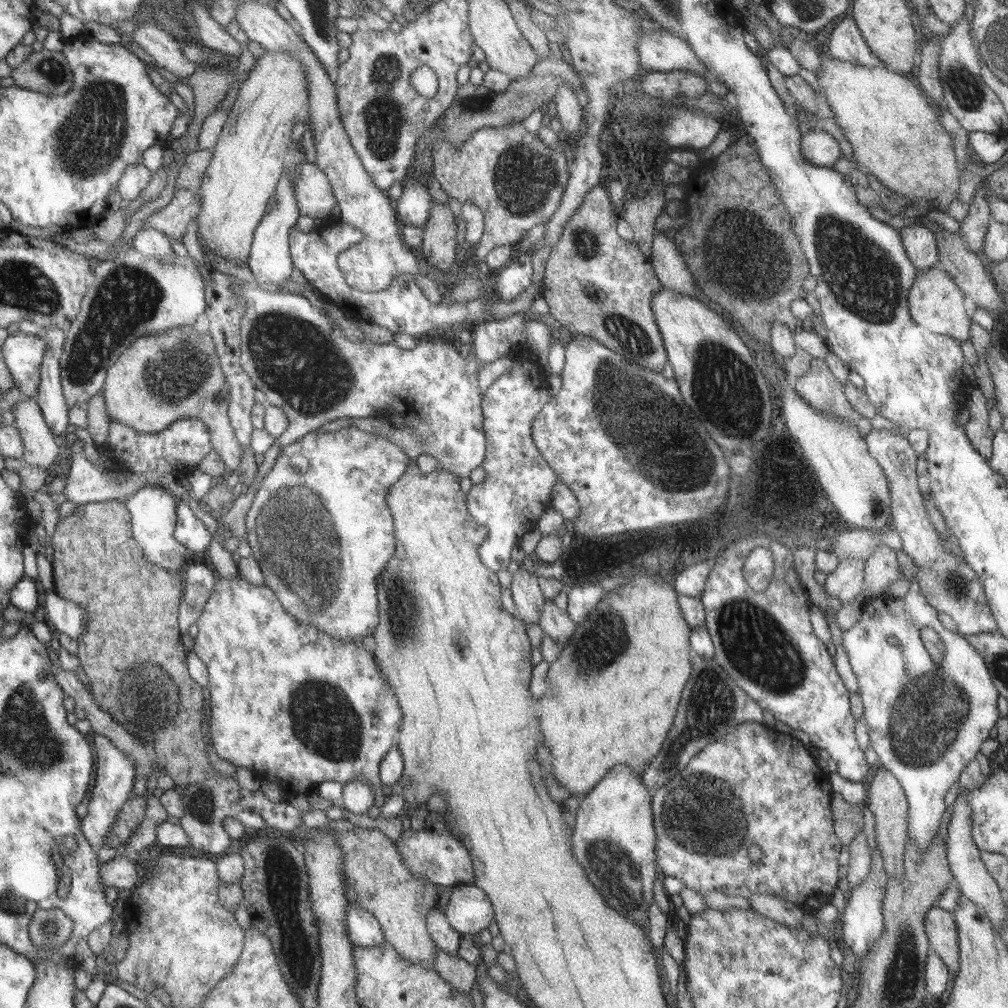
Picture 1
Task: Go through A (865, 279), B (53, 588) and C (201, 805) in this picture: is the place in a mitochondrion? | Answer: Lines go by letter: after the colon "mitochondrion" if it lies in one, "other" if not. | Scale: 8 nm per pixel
A: mitochondrion
B: other
C: mitochondrion

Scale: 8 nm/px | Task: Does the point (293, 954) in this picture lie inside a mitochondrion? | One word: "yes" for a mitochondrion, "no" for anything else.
no

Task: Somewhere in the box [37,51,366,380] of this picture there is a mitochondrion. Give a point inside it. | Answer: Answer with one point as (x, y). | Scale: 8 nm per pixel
(91, 136)

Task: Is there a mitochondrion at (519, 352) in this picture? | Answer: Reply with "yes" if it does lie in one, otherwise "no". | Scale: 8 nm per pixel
no

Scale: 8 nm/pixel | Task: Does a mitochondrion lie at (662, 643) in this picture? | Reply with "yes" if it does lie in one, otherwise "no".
no

